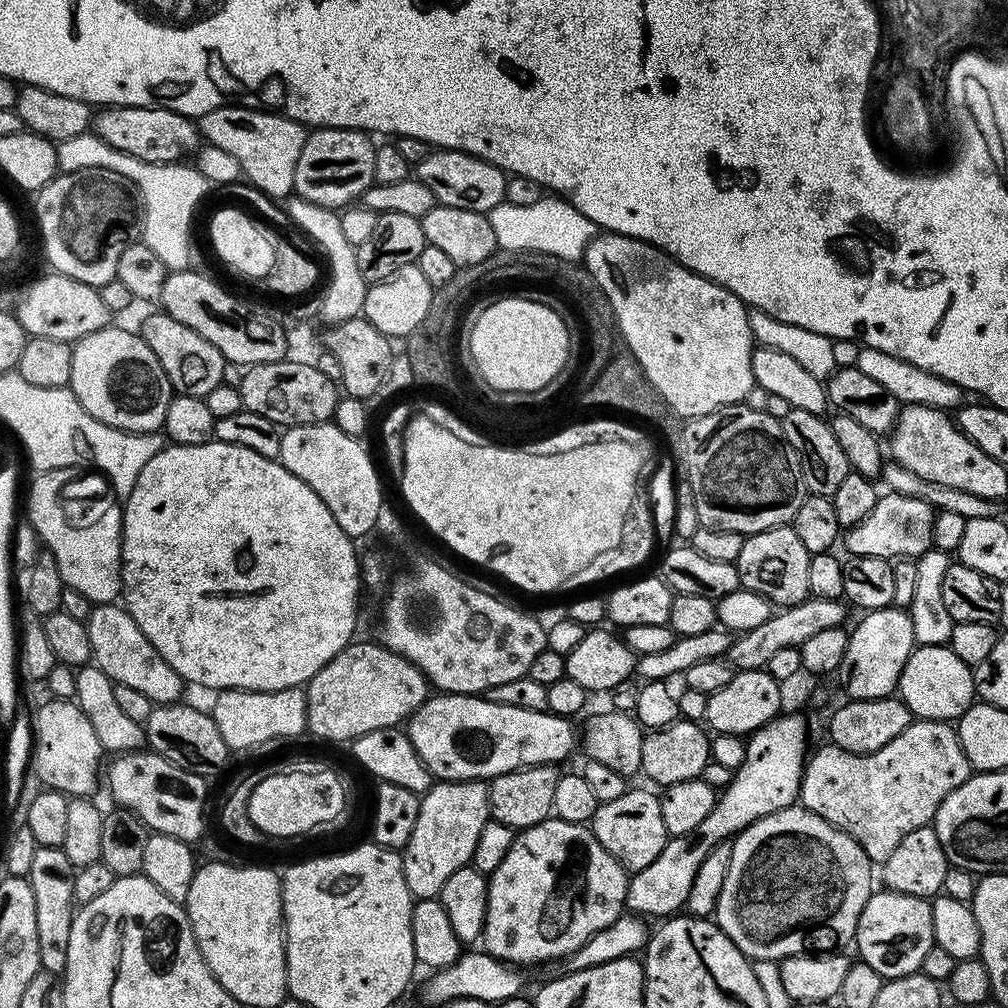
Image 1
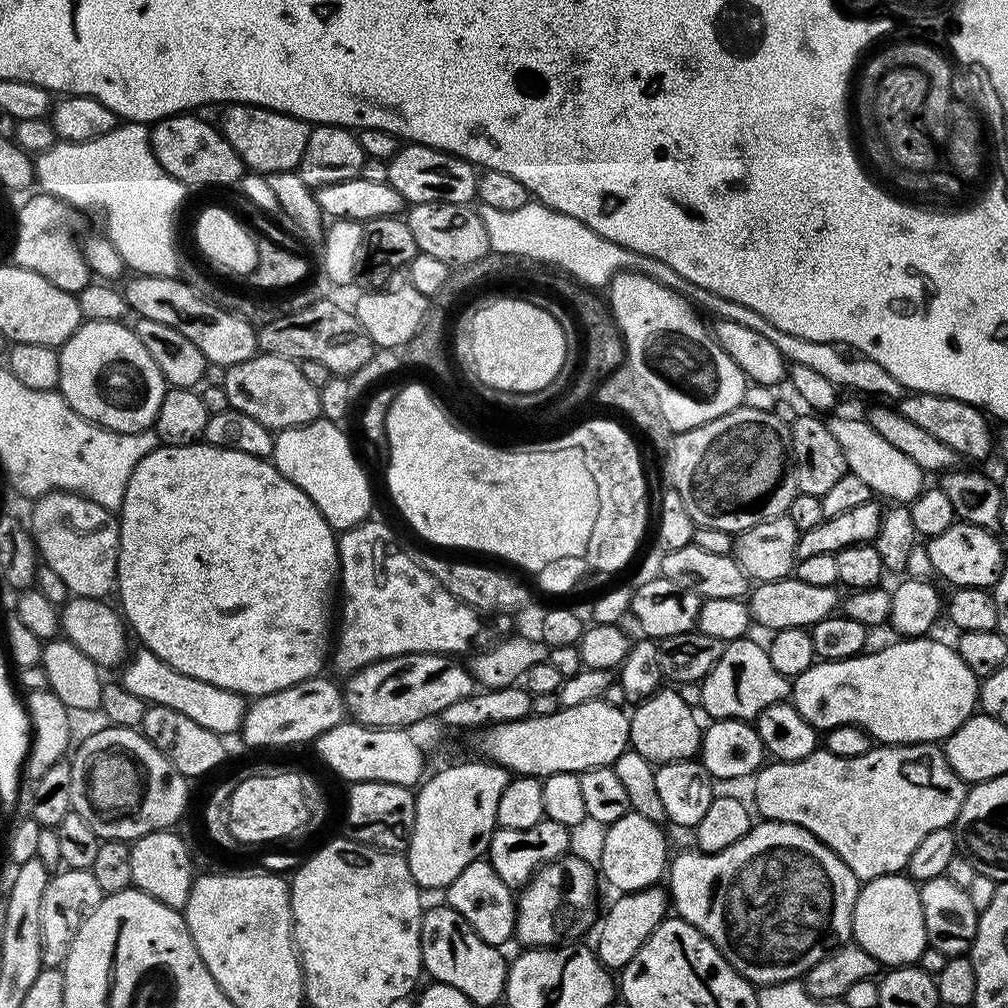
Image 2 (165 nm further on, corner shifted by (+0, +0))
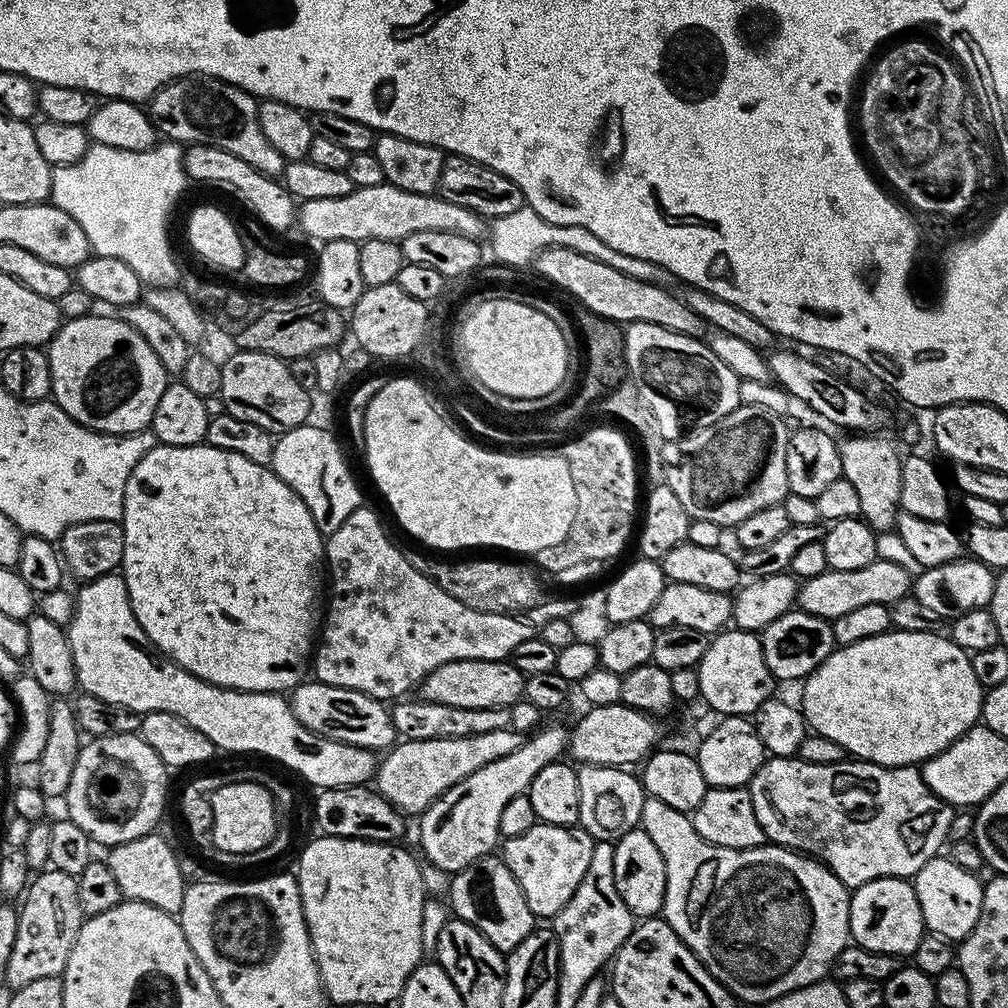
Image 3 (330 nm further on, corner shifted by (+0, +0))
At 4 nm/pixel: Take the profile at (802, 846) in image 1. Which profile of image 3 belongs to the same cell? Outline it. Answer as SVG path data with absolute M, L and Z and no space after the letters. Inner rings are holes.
M648 796L642 806L640 827L646 834L650 834L654 846L658 846L658 850L666 862L663 919L668 921L668 925L675 930L681 942L698 957L702 966L706 966L706 970L710 970L710 974L714 974L714 978L718 978L718 982L722 982L722 986L726 986L726 990L732 993L737 1001L744 1003L745 1000L748 1004L762 1006L766 1002L782 998L799 988L821 983L827 977L824 975L827 972L829 975L835 969L838 954L842 954L842 950L850 942L848 931L850 890L825 864L803 852L794 852L791 848L781 848L779 844L771 842L759 844L757 848L723 848L708 844L698 834L698 830L694 830L691 819L685 813L666 806L666 802L658 802L658 798L653 796Z

